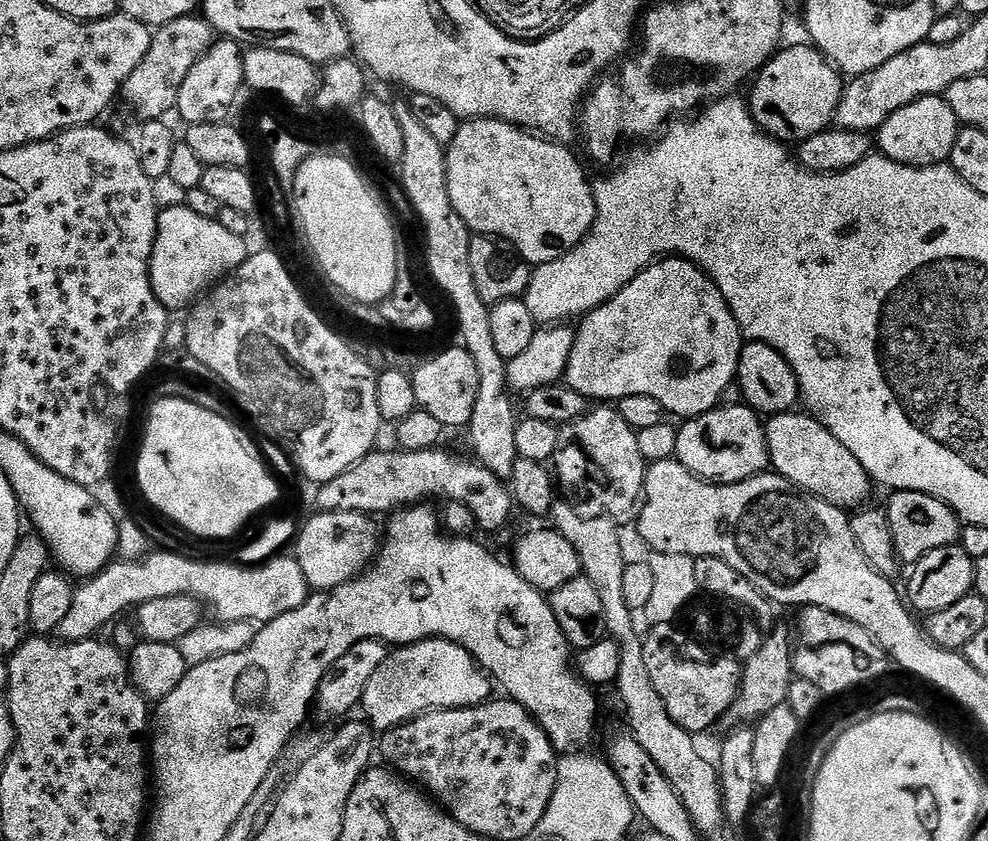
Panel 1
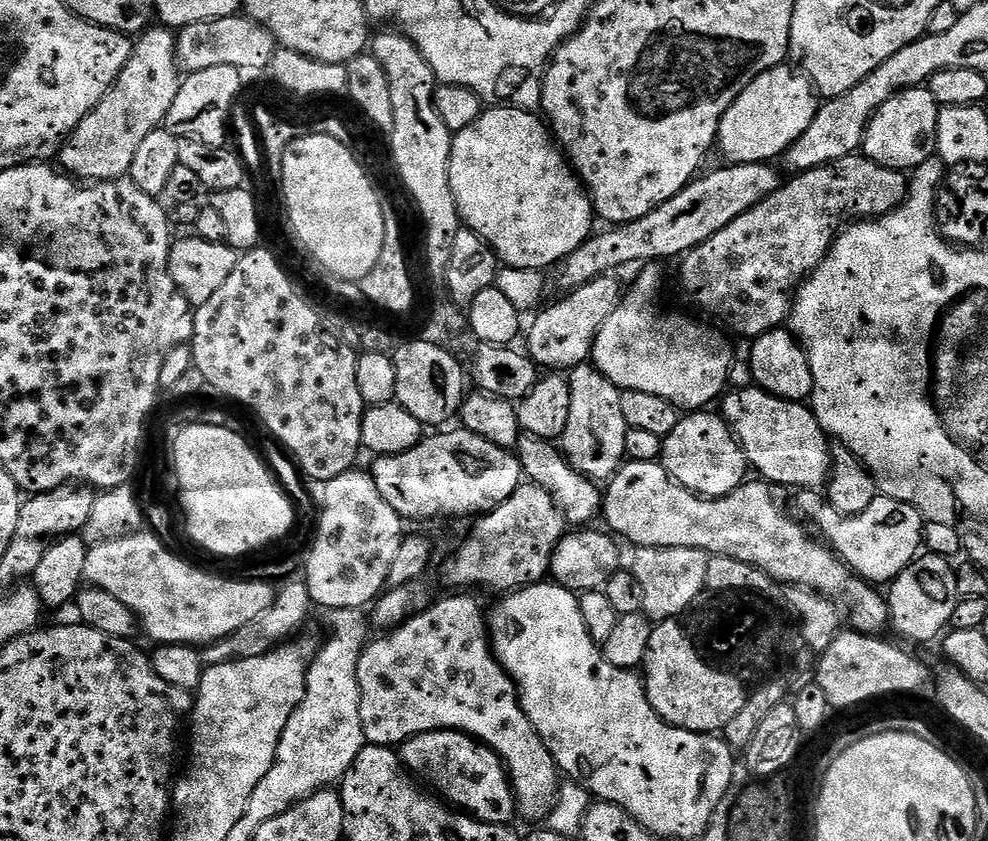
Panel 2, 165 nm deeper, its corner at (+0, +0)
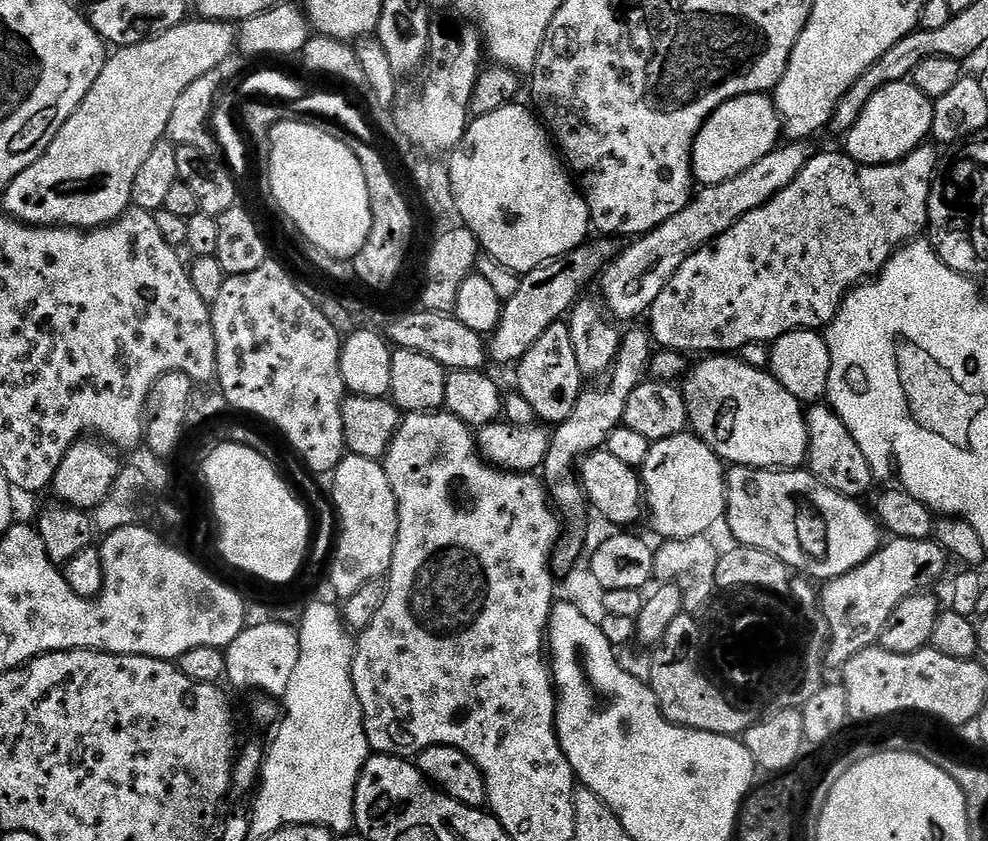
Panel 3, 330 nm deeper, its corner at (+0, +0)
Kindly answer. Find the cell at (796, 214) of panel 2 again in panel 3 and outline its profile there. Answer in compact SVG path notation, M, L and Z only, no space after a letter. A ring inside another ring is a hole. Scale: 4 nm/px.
M928 147L915 148L909 156L893 164L858 164L843 151L817 151L812 159L806 162L806 166L800 171L798 178L794 178L794 182L790 182L790 186L786 186L786 190L782 190L777 196L770 198L770 202L758 206L758 210L750 210L750 214L746 214L741 220L734 222L734 226L730 226L730 230L726 230L726 234L722 234L711 240L706 246L702 246L694 254L690 254L690 258L686 258L686 262L682 262L682 266L678 266L674 278L670 278L670 282L666 282L666 286L662 286L662 294L658 294L658 298L654 298L651 308L646 313L646 321L648 320L646 326L653 341L661 349L681 354L689 354L688 352L736 354L739 353L742 346L746 346L746 342L768 344L782 334L793 332L799 328L827 329L828 324L838 314L838 310L849 292L865 283L869 278L879 277L886 262L896 253L897 248L917 239L927 229L928 199L932 182L936 179L938 171L935 152L937 149Z

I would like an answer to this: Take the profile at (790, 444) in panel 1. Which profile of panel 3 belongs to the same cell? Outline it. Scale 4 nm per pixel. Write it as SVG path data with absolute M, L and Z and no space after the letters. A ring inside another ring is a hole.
M708 354L701 360L704 361L702 361L693 372L691 369L682 380L682 391L686 398L686 410L688 411L688 423L691 431L695 433L695 435L700 436L702 442L706 442L706 446L713 448L713 450L719 454L720 459L729 465L742 468L770 468L773 470L799 469L808 459L808 431L806 430L806 422L804 421L805 409L802 407L800 400L794 398L794 394L790 394L790 390L786 390L786 386L782 386L775 380L771 371L763 372L762 370L754 370L752 366L746 366L746 362L742 362L739 355Z

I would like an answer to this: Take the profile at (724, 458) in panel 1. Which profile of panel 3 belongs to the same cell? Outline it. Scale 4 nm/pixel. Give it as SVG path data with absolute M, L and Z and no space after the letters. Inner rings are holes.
M685 430L677 436L662 438L653 443L650 454L646 454L646 462L642 469L642 487L646 497L646 508L652 511L652 528L667 540L694 538L711 533L716 523L725 519L728 511L728 482L726 464L720 456L702 438Z

